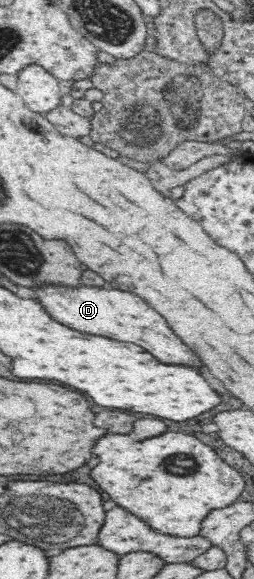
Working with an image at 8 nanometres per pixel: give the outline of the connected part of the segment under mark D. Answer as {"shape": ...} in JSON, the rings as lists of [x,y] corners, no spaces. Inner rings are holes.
{"shape":[[[40,284],[40,288],[34,288],[36,300],[44,306],[44,310],[60,324],[74,328],[78,332],[96,334],[96,336],[108,336],[112,340],[132,342],[142,348],[146,348],[152,356],[156,356],[164,364],[192,364],[194,368],[202,368],[198,356],[186,348],[186,344],[168,328],[166,320],[152,310],[142,298],[120,292],[120,290],[106,290],[96,286],[54,286],[54,284]]]}

